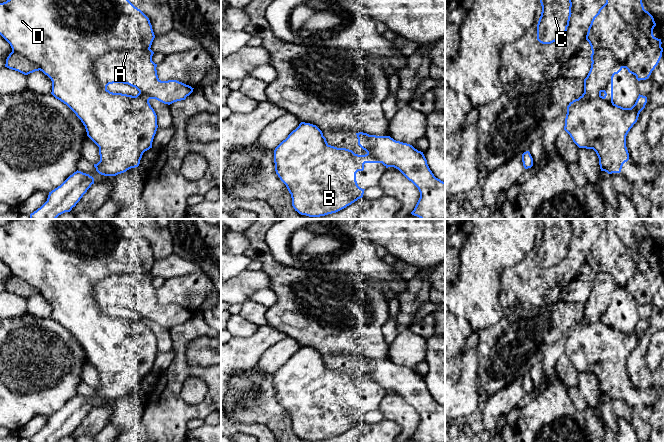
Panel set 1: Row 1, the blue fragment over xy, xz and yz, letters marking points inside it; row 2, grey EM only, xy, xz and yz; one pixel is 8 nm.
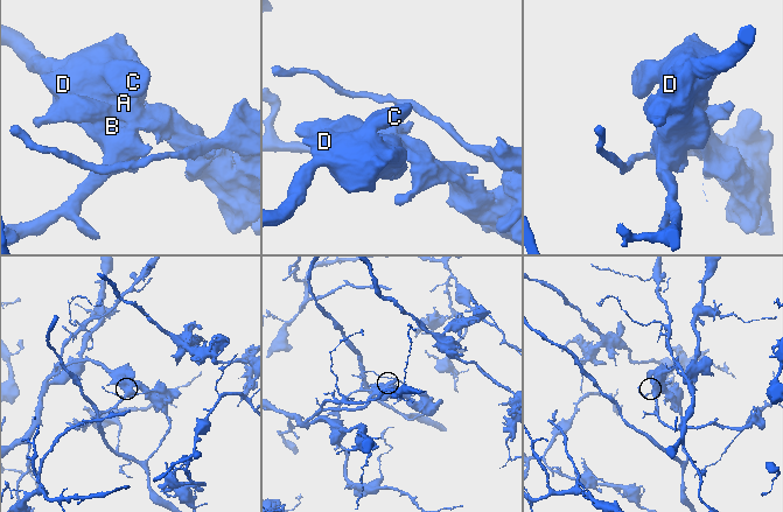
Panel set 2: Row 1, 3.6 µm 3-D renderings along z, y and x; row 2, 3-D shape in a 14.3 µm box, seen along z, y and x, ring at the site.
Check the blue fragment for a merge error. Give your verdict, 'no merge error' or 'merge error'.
merge error

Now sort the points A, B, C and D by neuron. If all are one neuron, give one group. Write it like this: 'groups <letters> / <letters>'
groups A / B C D

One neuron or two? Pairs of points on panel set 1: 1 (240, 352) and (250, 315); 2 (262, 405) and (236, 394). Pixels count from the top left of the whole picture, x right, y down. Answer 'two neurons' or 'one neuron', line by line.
1: two neurons
2: one neuron

